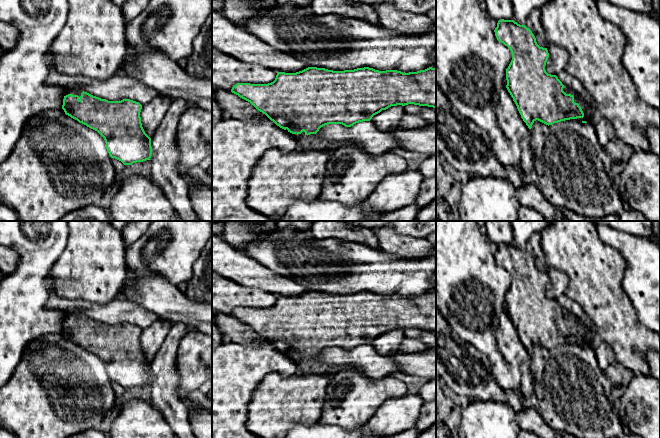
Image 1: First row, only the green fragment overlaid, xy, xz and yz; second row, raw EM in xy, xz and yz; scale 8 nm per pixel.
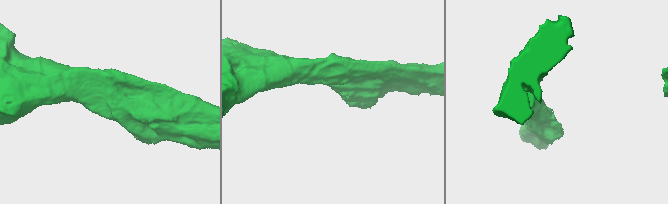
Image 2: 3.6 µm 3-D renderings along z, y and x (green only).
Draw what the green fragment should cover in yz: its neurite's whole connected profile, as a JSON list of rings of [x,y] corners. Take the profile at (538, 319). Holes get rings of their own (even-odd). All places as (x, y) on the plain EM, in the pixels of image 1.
[[[501,243],[494,256],[497,264],[507,270],[512,277],[512,284],[506,293],[506,312],[529,353],[536,344],[548,350],[570,343],[593,350],[596,348],[599,340],[594,326],[589,321],[577,318],[572,313],[565,311],[556,299],[546,296],[548,274],[537,268],[536,262],[529,252],[514,244]]]

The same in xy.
[[[73,313],[66,315],[62,333],[66,339],[97,355],[104,362],[111,382],[121,385],[124,389],[150,384],[153,375],[151,362],[142,351],[140,341],[142,329],[139,326],[130,323],[108,325],[81,313]]]

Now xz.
[[[308,291],[296,297],[277,296],[273,306],[268,308],[237,307],[231,316],[250,326],[280,352],[288,355],[298,365],[301,375],[328,374],[333,376],[341,370],[364,371],[353,365],[333,365],[319,362],[316,357],[328,348],[342,348],[351,351],[356,347],[370,345],[372,341],[391,330],[414,328],[436,332],[436,291],[417,296],[403,297],[397,294],[379,295],[364,291],[354,294],[333,295],[325,292]]]

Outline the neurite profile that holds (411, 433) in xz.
[[[411,428],[404,432],[401,432],[399,434],[395,434],[393,436],[386,437],[386,438],[418,438],[418,436],[419,436],[419,433],[418,433],[417,429]]]

